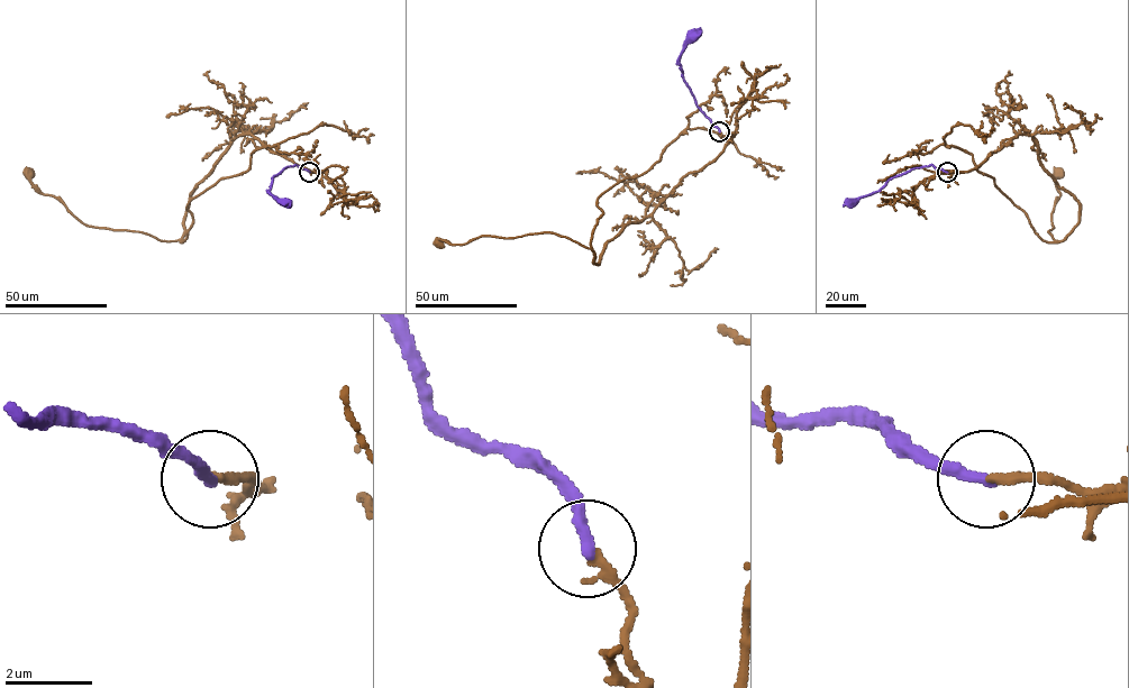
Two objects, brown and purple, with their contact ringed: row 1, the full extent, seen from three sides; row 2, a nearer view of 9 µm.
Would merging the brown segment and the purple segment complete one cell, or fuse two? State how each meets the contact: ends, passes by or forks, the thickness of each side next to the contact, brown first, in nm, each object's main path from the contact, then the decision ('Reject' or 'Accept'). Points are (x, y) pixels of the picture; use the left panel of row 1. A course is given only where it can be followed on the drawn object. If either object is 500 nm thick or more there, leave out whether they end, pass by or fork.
At the ring brown ends. At the ring purple ends. Thickness 220 nm (brown) against 280 nm. Course of brown: (310, 172), (317, 172), (240, 134), (193, 190), (184, 235), (161, 241), (89, 226), (27, 172). Course of purple: (309, 172), (296, 165), (288, 166), (272, 179), (269, 192), (282, 203). Reject

